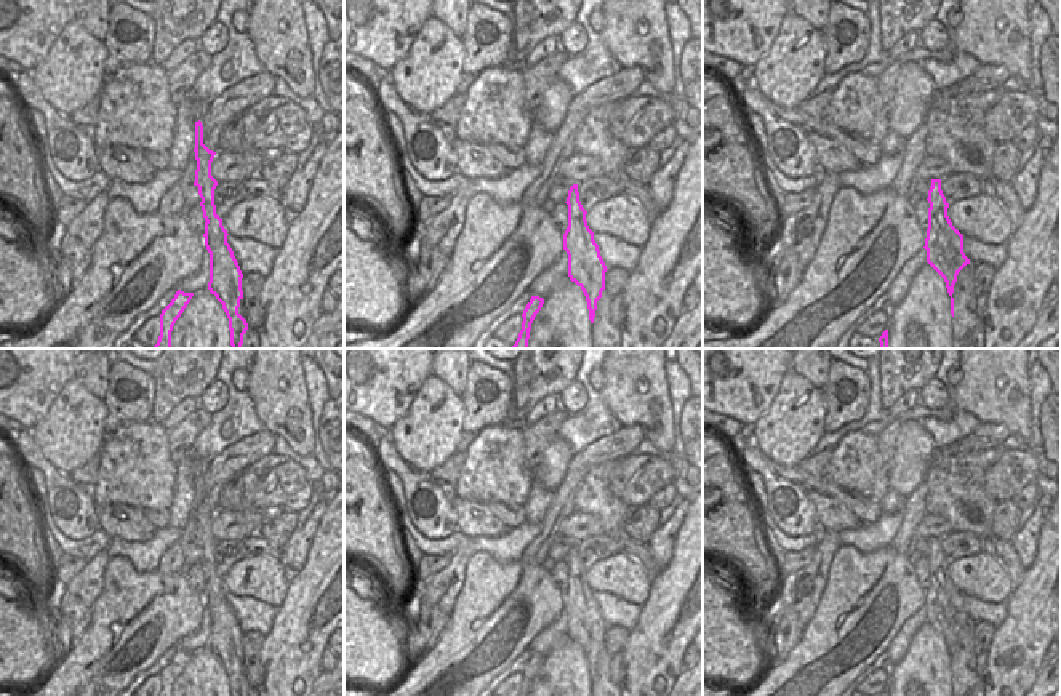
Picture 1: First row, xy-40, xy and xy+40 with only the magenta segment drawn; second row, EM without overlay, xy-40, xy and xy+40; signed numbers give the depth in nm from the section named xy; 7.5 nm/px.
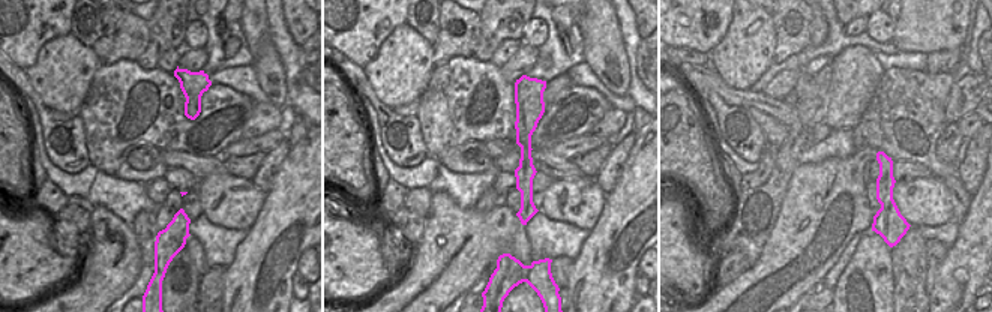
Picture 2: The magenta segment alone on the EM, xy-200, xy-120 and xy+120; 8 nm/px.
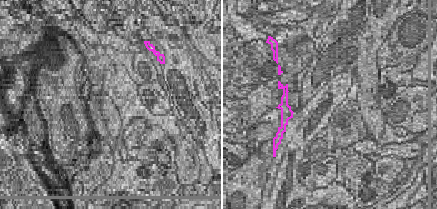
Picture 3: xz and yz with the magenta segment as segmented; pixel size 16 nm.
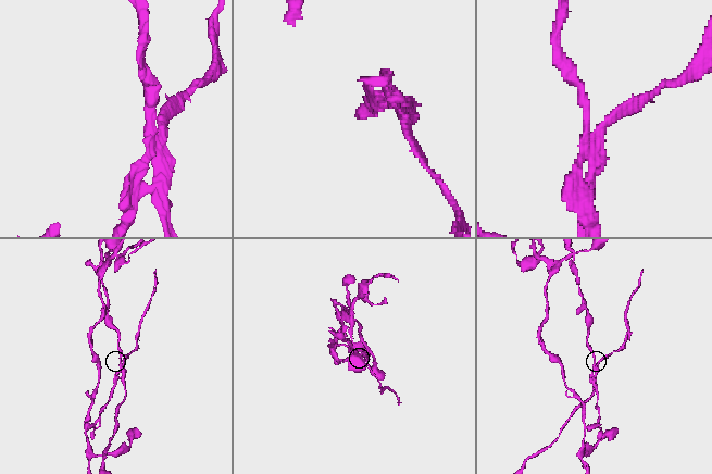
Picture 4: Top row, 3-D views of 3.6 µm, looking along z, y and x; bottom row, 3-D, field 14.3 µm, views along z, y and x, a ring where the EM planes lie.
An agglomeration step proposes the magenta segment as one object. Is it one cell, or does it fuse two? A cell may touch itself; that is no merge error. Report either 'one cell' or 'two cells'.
two cells

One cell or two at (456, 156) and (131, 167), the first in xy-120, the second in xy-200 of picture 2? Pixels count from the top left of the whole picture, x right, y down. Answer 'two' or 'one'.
one

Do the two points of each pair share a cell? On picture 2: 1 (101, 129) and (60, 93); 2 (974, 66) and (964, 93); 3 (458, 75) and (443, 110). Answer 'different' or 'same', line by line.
1: different
2: different
3: same

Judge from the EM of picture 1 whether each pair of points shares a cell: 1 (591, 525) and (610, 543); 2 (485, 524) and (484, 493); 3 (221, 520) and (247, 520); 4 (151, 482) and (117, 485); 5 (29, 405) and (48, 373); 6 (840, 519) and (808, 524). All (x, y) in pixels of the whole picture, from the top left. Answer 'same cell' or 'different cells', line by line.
1: different cells
2: different cells
3: same cell
4: same cell
5: same cell
6: different cells

